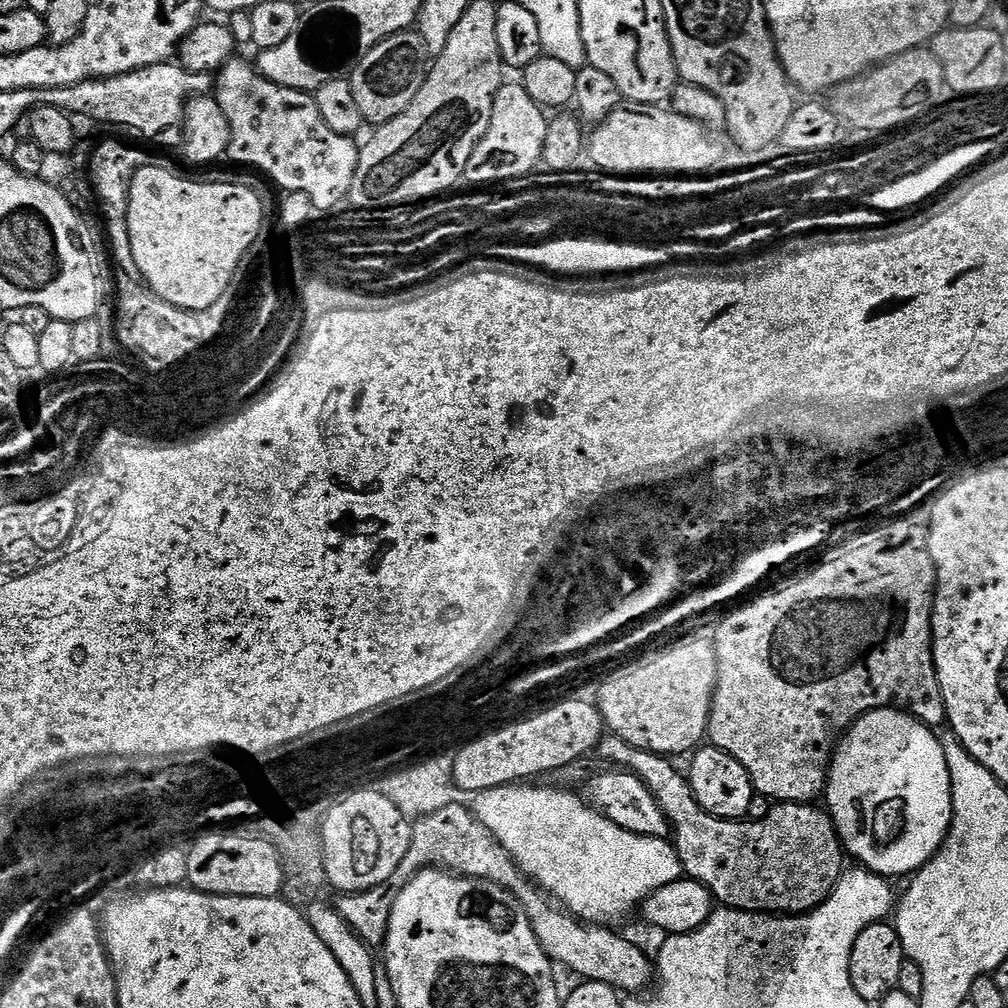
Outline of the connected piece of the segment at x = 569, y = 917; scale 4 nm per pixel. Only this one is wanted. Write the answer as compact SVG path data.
M468 804L442 806L442 810L434 810L434 814L426 814L415 821L412 824L410 850L406 858L402 858L398 870L394 870L394 874L390 874L386 882L370 890L341 895L340 901L335 901L334 906L365 944L383 945L388 933L390 910L398 894L415 878L417 872L425 868L439 868L458 876L493 880L495 884L512 893L530 918L530 926L548 959L559 967L561 964L562 967L577 972L581 981L608 983L620 994L640 994L653 983L654 964L650 956L634 941L619 936L611 927L581 922L571 912L553 903L517 868L515 860L496 841L494 834L490 834L490 830L486 830L486 826L482 826L482 822L476 819L475 811Z

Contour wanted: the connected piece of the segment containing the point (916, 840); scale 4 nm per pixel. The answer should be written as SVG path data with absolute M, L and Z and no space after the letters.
M891 706L876 708L865 716L855 720L852 727L844 733L842 739L837 743L835 752L832 753L832 764L828 767L828 787L826 789L826 811L832 817L836 832L840 835L841 845L849 857L852 856L857 865L868 869L869 872L878 874L885 878L892 876L911 877L919 872L923 864L928 864L936 856L936 852L948 836L948 829L952 826L952 783L950 782L950 770L946 762L946 754L940 745L939 735L927 724L909 716L907 712L899 711Z

